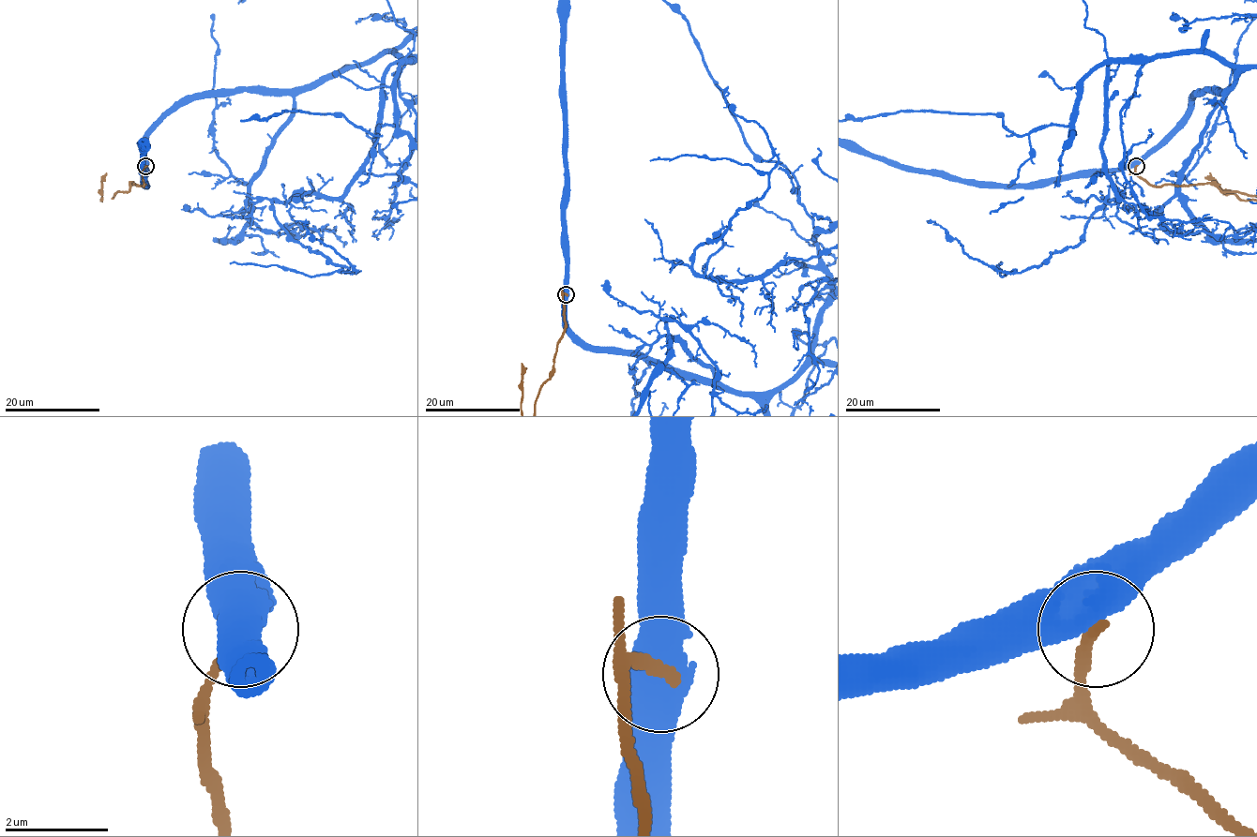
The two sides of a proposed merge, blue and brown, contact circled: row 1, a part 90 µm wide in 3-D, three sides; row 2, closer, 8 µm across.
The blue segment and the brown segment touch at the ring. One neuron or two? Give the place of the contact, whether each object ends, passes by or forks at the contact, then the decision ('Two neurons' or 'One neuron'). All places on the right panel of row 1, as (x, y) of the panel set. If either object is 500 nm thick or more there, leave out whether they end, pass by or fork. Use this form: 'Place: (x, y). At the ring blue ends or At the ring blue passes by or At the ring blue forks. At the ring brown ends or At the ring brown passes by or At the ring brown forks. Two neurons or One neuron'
Place: (1136, 166). Two neurons

